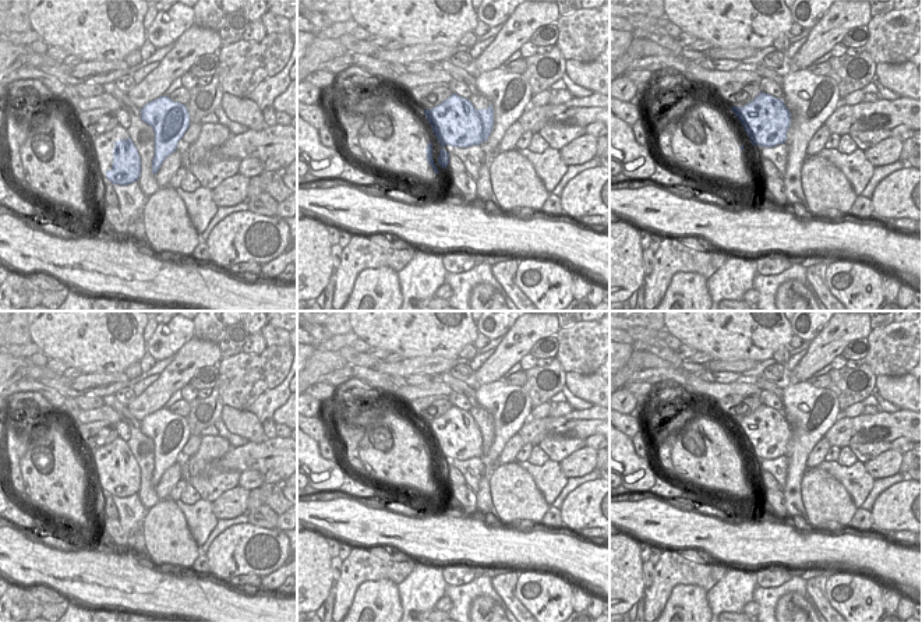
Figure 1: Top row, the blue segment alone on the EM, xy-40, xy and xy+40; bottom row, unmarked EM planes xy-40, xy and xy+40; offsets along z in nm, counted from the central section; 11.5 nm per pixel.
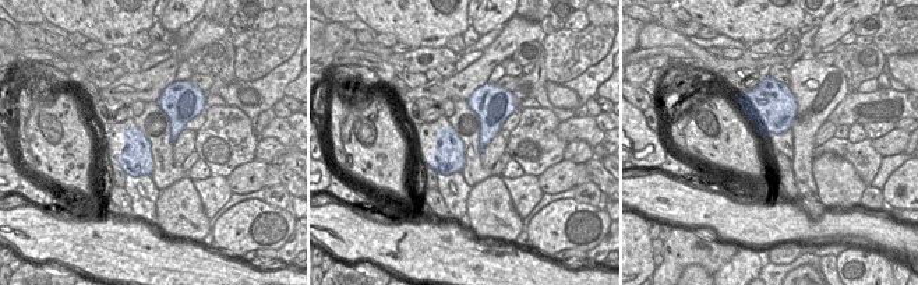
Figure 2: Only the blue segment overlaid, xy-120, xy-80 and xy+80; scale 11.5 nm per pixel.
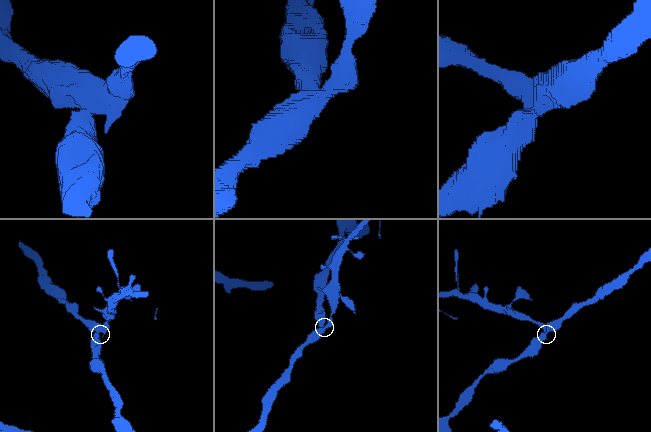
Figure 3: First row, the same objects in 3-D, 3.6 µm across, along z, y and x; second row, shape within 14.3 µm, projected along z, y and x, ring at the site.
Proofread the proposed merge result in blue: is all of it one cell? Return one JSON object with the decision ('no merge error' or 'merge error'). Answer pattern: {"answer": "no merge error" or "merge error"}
{"answer": "merge error"}

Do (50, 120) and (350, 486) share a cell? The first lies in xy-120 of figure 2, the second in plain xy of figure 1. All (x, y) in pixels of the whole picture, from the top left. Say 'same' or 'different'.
different

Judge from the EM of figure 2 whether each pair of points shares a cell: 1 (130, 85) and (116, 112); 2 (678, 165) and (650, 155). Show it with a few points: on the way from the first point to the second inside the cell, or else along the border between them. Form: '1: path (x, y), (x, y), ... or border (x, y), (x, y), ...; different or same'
1: border (101, 99), (120, 99), (130, 105); different
2: border (668, 151), (660, 172); different

